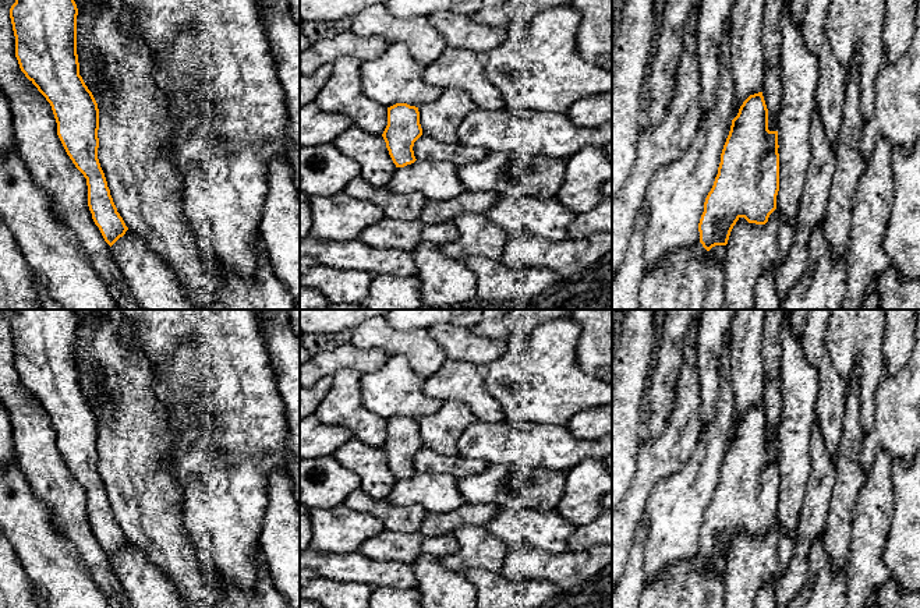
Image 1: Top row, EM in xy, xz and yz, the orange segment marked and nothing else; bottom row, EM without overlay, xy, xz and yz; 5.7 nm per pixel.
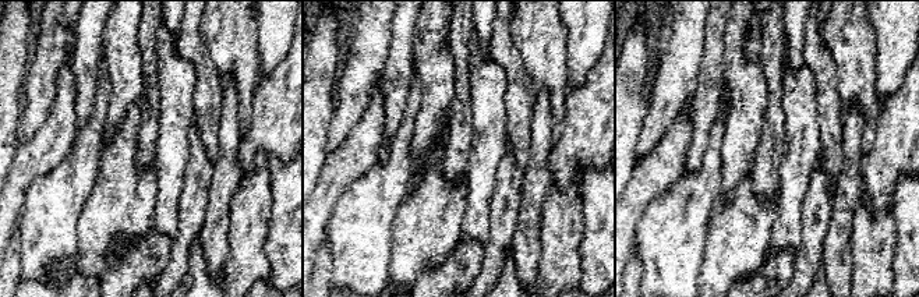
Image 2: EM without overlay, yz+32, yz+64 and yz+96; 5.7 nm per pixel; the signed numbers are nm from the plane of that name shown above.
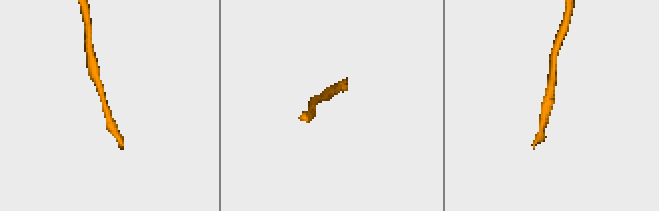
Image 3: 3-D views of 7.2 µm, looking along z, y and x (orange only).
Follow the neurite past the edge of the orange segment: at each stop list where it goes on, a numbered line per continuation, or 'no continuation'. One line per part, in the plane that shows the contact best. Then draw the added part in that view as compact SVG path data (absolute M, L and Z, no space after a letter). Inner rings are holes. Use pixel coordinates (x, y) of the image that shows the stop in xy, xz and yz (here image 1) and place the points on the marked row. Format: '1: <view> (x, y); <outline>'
no continuation

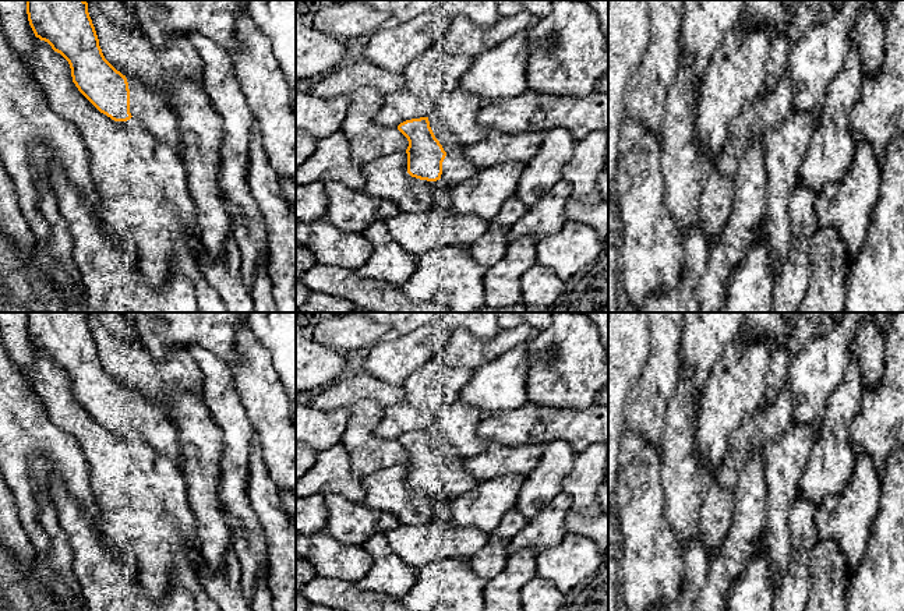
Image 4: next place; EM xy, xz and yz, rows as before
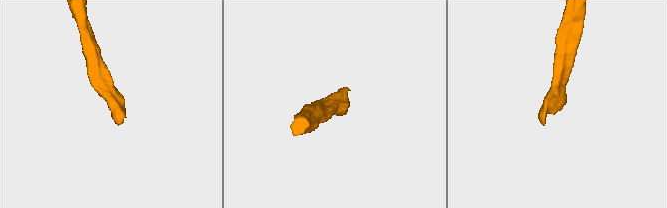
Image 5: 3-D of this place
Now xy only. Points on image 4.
1: xy (147, 106); M130 80L130 113L141 121L156 138L169 142L181 156L183 144L177 117L167 103L142 81Z

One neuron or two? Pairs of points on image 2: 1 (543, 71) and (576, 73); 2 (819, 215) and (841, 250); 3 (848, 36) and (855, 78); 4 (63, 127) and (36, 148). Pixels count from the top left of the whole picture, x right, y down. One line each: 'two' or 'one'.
1: two
2: two
3: one
4: one

